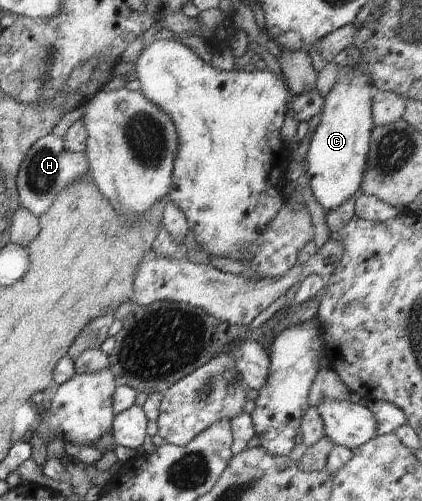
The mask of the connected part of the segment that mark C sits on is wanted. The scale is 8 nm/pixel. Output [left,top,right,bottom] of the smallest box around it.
[306,64,375,211]

